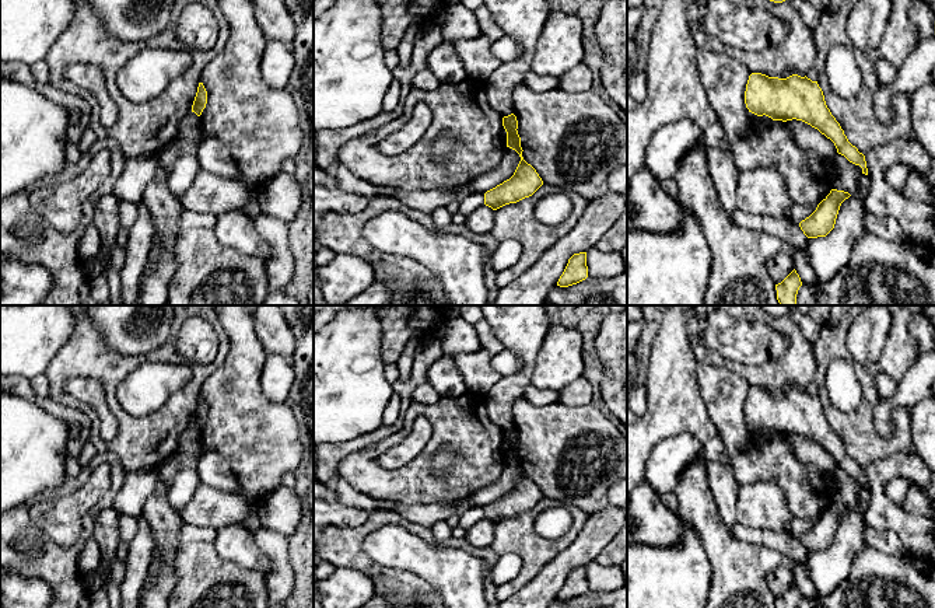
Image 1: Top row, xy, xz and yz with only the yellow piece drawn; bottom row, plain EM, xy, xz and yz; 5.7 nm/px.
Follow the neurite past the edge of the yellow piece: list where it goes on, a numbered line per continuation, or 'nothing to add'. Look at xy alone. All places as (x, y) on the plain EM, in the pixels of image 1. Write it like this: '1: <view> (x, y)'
nothing to add

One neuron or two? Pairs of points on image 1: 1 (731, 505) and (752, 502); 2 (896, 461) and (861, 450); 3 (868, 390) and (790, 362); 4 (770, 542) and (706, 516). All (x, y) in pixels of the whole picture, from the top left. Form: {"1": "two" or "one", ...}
{"1": "two", "2": "two", "3": "two", "4": "two"}

